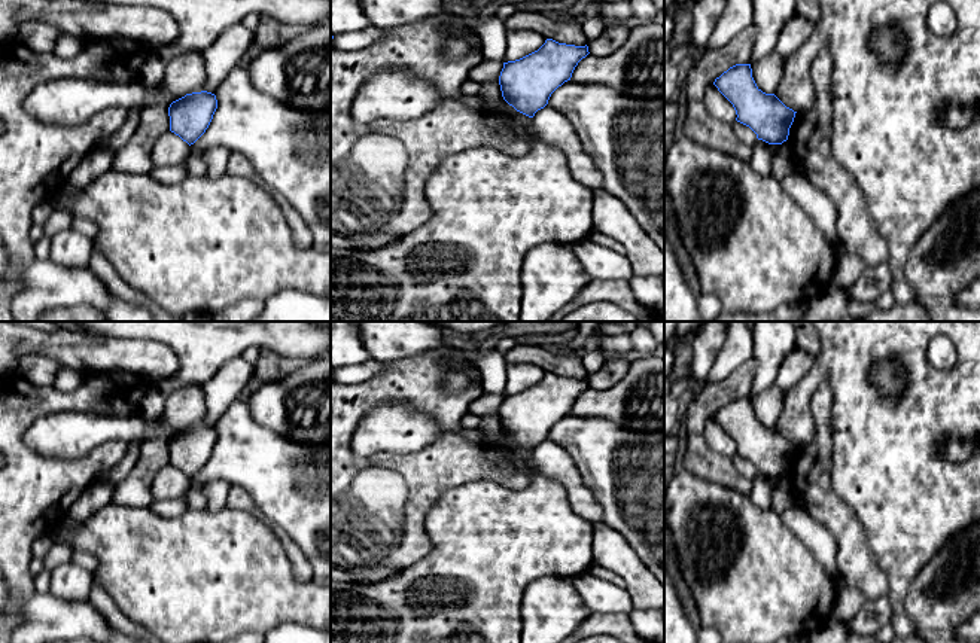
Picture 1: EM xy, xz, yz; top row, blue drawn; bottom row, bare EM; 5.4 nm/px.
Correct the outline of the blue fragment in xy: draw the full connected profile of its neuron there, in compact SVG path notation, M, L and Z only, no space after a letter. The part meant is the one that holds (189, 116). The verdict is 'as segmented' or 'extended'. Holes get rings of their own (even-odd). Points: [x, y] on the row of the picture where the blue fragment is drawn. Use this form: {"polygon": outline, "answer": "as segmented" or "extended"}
{"polygon": "M207 91L186 94L168 107L170 131L191 146L206 132L216 109L214 94Z", "answer": "as segmented"}

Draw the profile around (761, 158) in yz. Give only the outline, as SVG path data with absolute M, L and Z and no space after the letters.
M757 140L757 143L754 144L754 153L749 164L757 173L763 176L771 176L770 144L763 140Z

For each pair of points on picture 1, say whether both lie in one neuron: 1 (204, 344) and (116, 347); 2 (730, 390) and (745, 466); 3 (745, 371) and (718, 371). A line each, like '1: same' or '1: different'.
1: different
2: different
3: different

